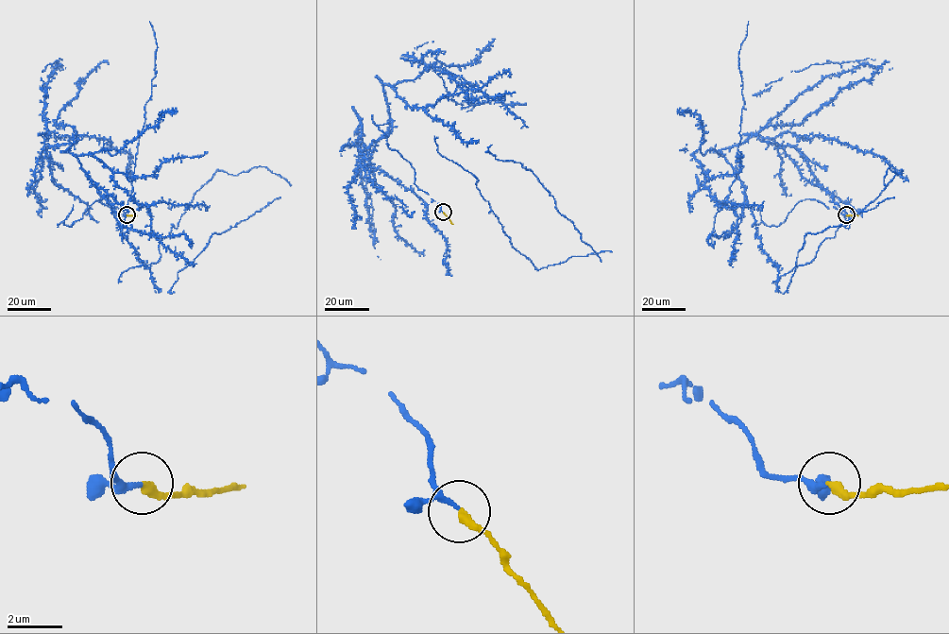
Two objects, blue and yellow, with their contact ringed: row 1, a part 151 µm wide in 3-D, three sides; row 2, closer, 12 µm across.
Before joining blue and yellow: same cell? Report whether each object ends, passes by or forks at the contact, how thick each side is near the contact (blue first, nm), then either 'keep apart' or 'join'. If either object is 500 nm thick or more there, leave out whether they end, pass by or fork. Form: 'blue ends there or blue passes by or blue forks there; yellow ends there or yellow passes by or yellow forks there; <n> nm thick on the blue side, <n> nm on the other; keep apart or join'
blue passes by; yellow ends there; 150 nm thick on the blue side, 320 nm on the other; join

